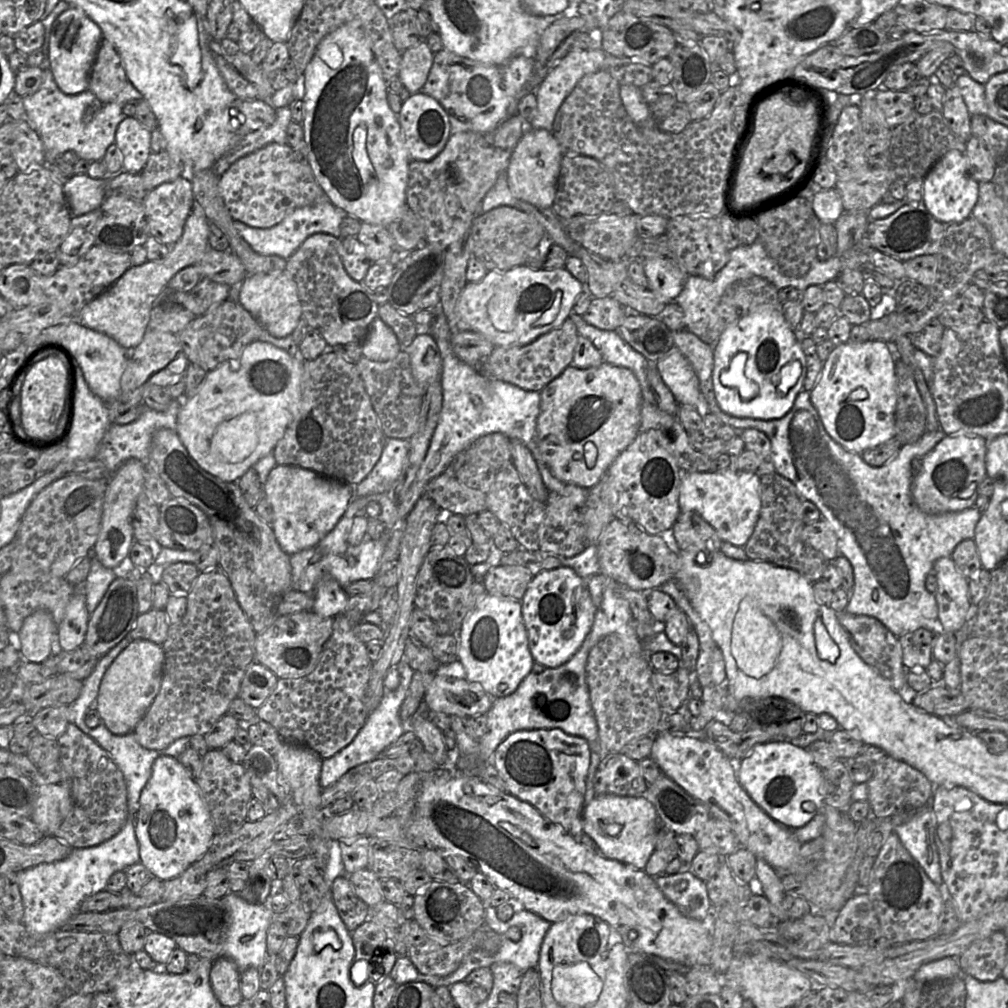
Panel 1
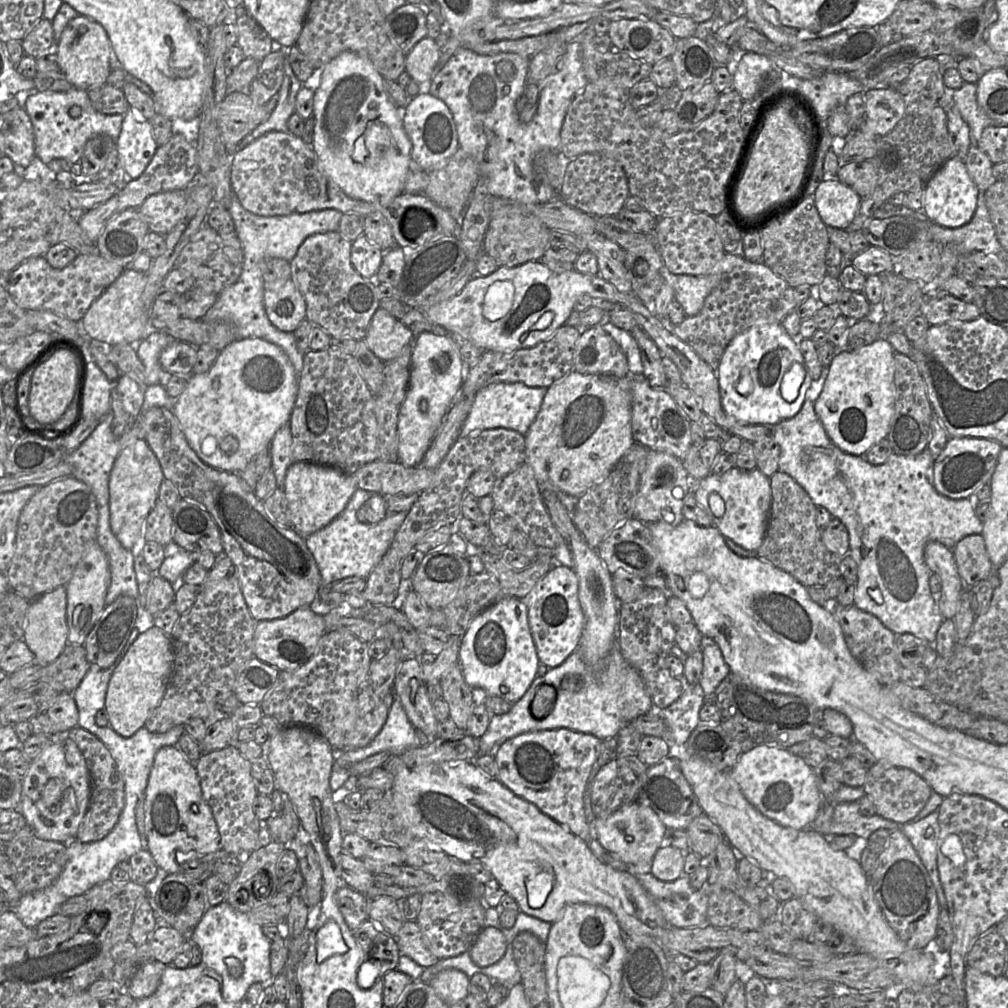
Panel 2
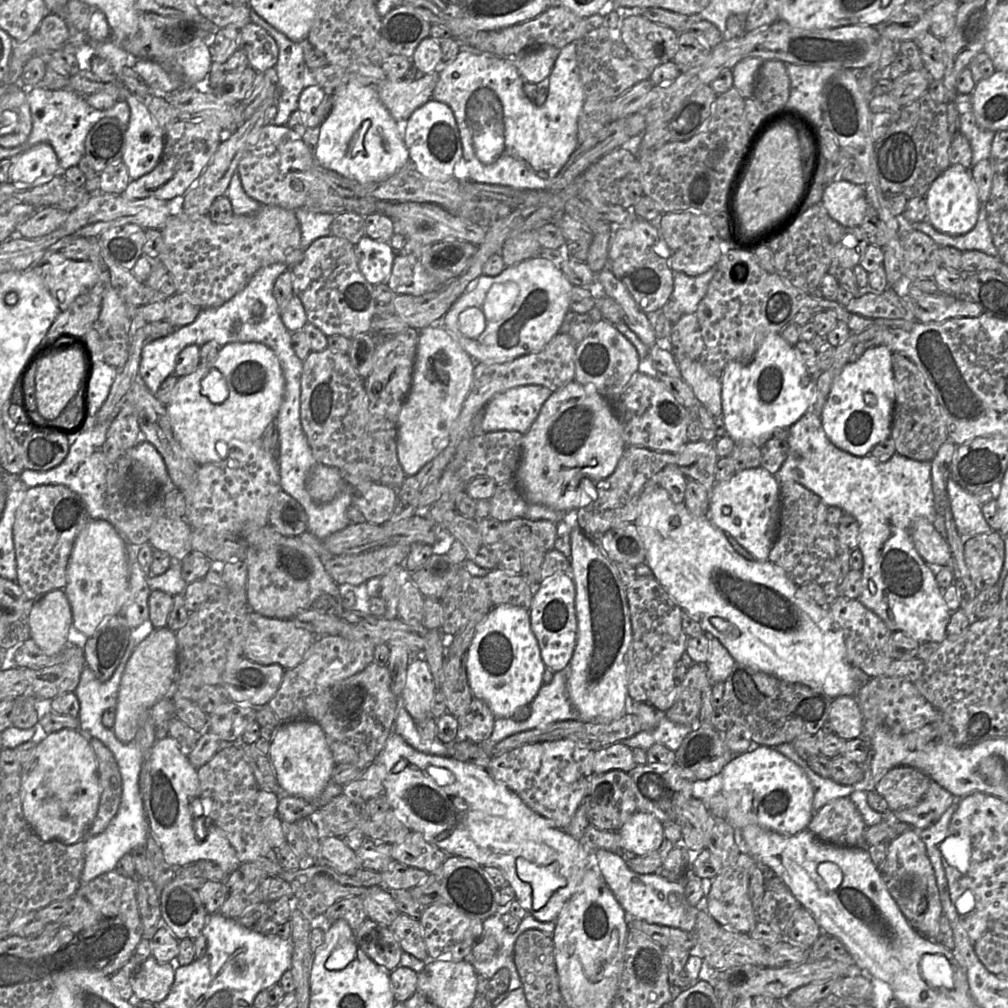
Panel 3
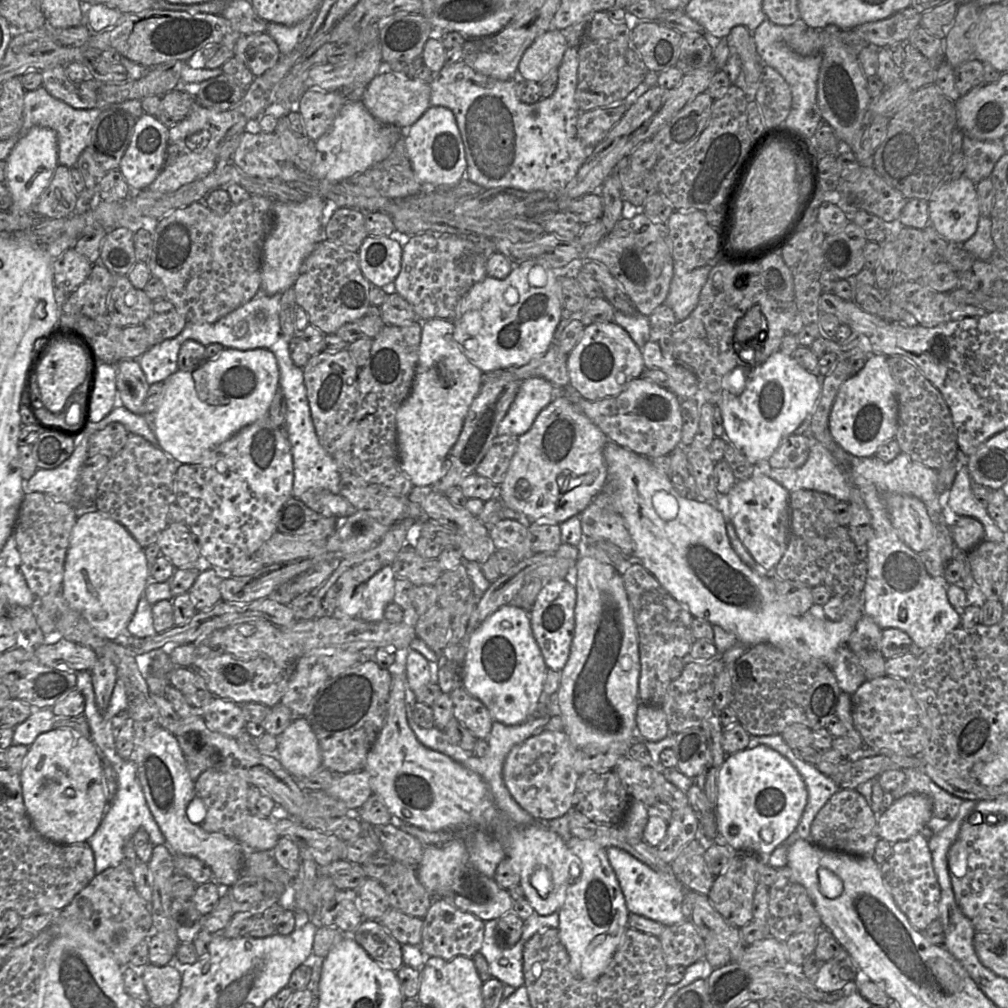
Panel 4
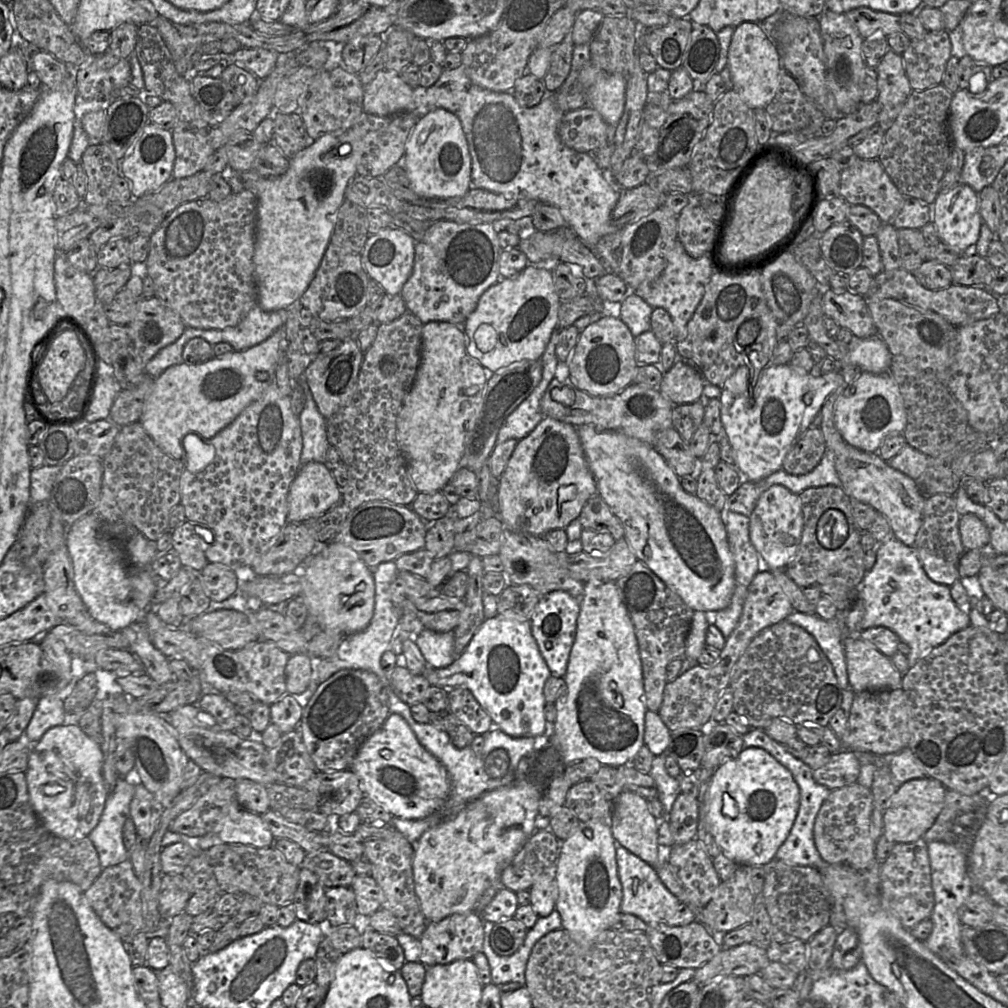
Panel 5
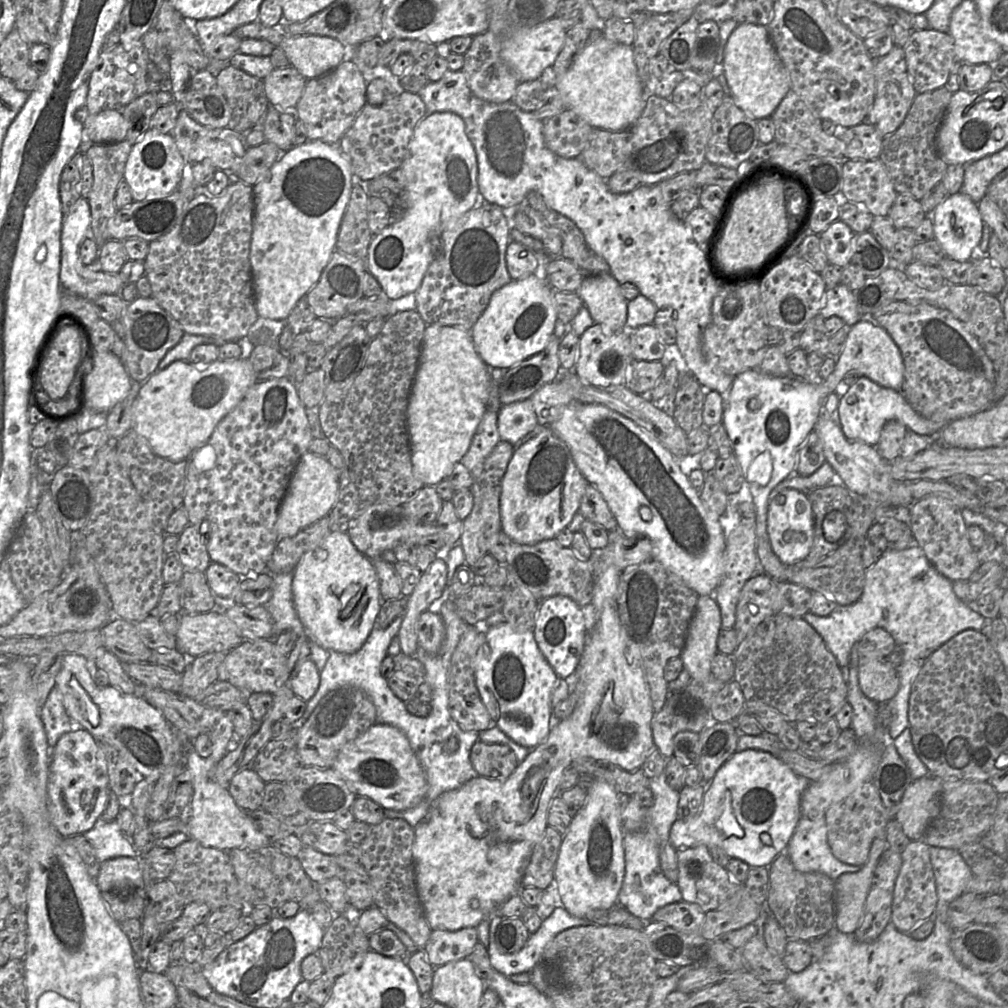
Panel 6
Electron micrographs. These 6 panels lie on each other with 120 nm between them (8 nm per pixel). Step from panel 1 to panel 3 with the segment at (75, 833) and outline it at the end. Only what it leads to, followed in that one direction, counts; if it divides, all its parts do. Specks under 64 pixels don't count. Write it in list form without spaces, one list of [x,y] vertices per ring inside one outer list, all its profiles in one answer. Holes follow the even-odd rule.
[[[89,738],[97,760],[100,802],[85,838],[102,833],[116,816],[122,797],[122,778],[112,752],[98,739]]]

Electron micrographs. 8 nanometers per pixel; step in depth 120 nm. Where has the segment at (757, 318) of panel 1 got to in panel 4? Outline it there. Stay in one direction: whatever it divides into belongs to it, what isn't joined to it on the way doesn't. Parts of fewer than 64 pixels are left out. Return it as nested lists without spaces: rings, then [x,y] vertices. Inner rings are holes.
[[[781,351],[773,353],[746,375],[736,372],[736,388],[728,383],[727,378],[720,391],[724,432],[729,443],[752,464],[767,462],[782,439],[792,435],[812,415],[821,394],[821,377],[807,371],[792,356]]]

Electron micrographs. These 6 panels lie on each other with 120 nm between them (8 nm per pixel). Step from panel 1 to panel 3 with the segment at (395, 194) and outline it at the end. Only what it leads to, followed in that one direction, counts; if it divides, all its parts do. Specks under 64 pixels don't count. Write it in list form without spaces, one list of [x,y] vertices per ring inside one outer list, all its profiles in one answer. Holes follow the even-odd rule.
[[[348,82],[336,88],[331,96],[330,112],[319,127],[319,139],[314,149],[314,158],[317,163],[328,170],[357,182],[384,181],[396,173],[410,159],[403,136],[399,133],[397,121],[380,101],[376,86]]]

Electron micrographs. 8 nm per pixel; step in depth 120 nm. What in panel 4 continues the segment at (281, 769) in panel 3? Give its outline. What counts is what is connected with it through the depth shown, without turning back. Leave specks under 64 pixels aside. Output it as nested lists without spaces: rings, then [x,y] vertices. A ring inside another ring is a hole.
[[[295,717],[276,739],[277,749],[273,756],[294,779],[307,777],[322,767],[318,740],[305,717]]]

